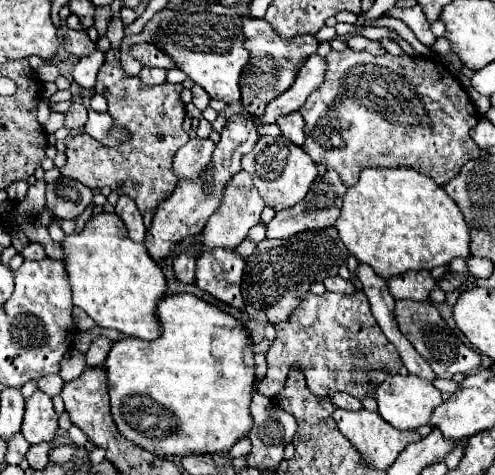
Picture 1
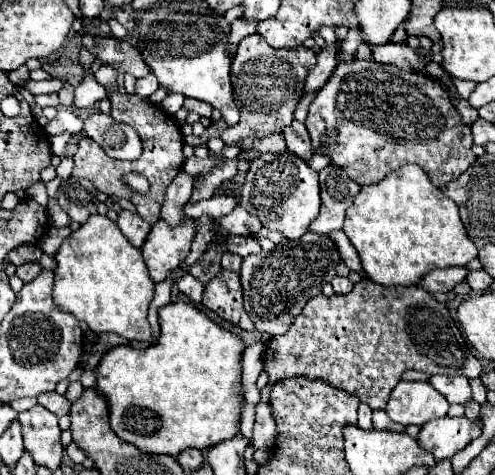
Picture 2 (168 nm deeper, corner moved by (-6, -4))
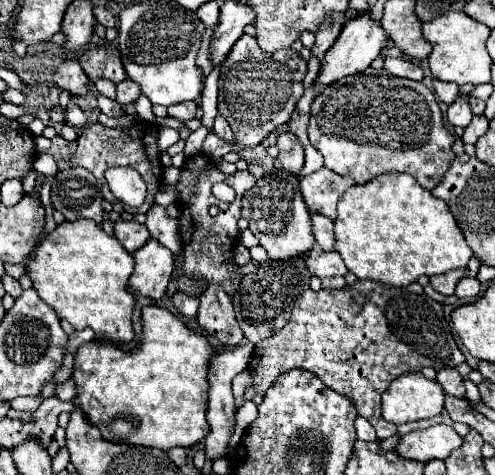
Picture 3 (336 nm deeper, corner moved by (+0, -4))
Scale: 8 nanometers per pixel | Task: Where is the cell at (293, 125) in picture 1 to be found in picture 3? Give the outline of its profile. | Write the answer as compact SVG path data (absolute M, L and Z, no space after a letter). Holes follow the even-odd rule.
M285 132L277 138L277 148L279 148L279 160L283 168L291 174L299 174L303 168L303 146L297 140L293 132Z

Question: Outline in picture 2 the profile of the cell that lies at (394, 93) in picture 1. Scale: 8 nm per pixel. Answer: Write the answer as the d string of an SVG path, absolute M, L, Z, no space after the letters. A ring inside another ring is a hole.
M351 60L349 64L339 64L331 80L311 102L305 128L311 134L313 150L329 156L333 166L343 168L347 176L361 186L377 184L391 170L413 162L429 176L431 184L441 188L443 184L459 178L475 160L475 154L471 152L471 128L461 122L461 116L451 104L447 90L429 74L403 72L401 68L379 62Z

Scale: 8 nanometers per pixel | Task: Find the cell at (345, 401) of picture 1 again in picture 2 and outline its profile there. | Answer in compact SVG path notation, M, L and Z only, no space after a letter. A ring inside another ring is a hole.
M365 404L359 406L359 422L357 426L361 430L373 430L373 422L371 422L371 408L367 408Z

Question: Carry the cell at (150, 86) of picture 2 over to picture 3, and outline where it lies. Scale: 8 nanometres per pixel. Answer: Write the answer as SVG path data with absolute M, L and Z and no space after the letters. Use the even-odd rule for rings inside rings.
M123 80L123 82L119 82L117 84L117 102L119 104L127 104L127 102L133 102L133 100L137 100L139 98L139 94L141 94L141 90L137 88L137 84L133 84L133 80Z

